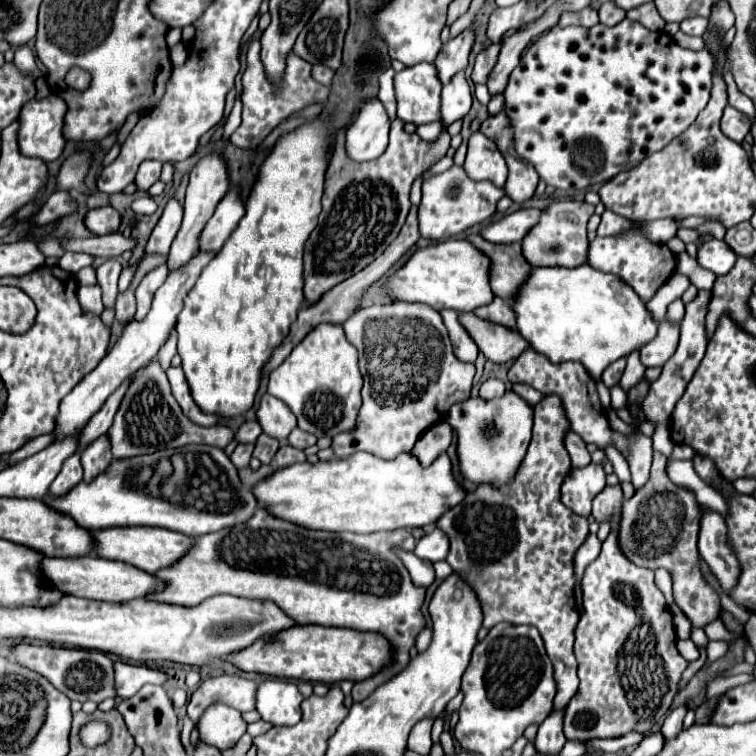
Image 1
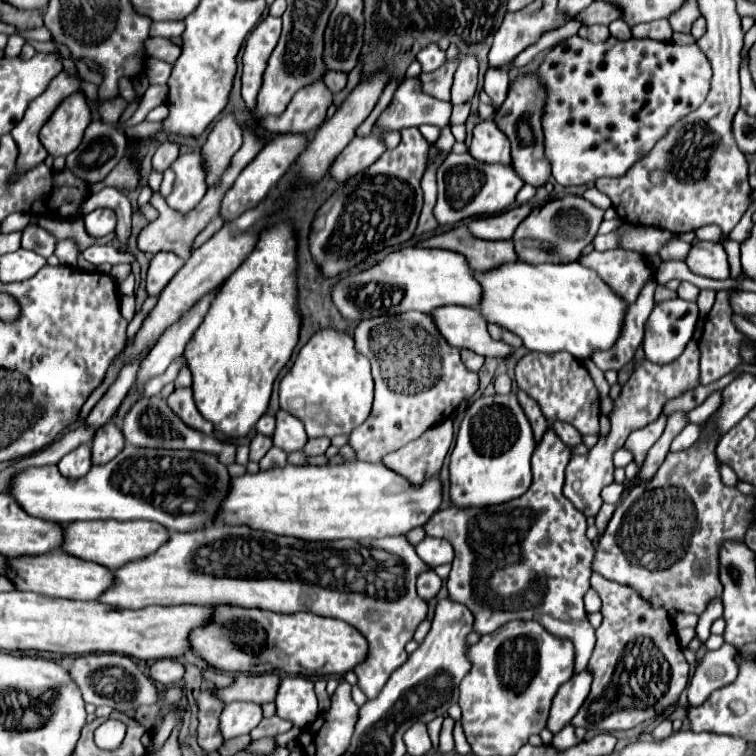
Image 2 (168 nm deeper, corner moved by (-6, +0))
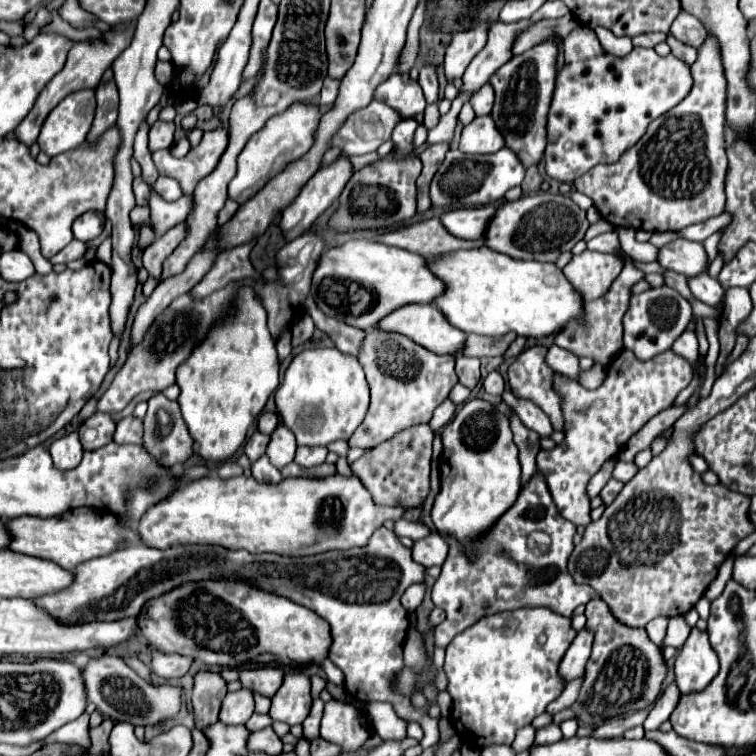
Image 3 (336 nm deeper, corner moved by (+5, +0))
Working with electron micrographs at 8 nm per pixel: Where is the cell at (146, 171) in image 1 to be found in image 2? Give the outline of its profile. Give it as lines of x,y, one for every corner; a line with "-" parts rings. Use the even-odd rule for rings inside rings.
164,141
164,143
156,149
156,153
154,153
152,167
154,167
156,171
166,171
176,157
178,157
178,143
174,143
174,141

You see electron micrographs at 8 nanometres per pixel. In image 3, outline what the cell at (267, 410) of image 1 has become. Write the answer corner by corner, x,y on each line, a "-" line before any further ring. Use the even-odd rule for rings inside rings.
279,423
275,427
275,431
271,433
271,441
267,445
267,457
271,459
271,463
277,469
281,469
281,467
285,467
287,463
293,461
295,449
297,449
295,435
283,423

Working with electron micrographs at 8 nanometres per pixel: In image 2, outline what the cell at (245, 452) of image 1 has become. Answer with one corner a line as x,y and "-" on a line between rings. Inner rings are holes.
256,435
254,439
252,439
252,443
250,443
250,461
260,461
266,453
268,453
268,449
272,447
272,437
268,437
268,435

